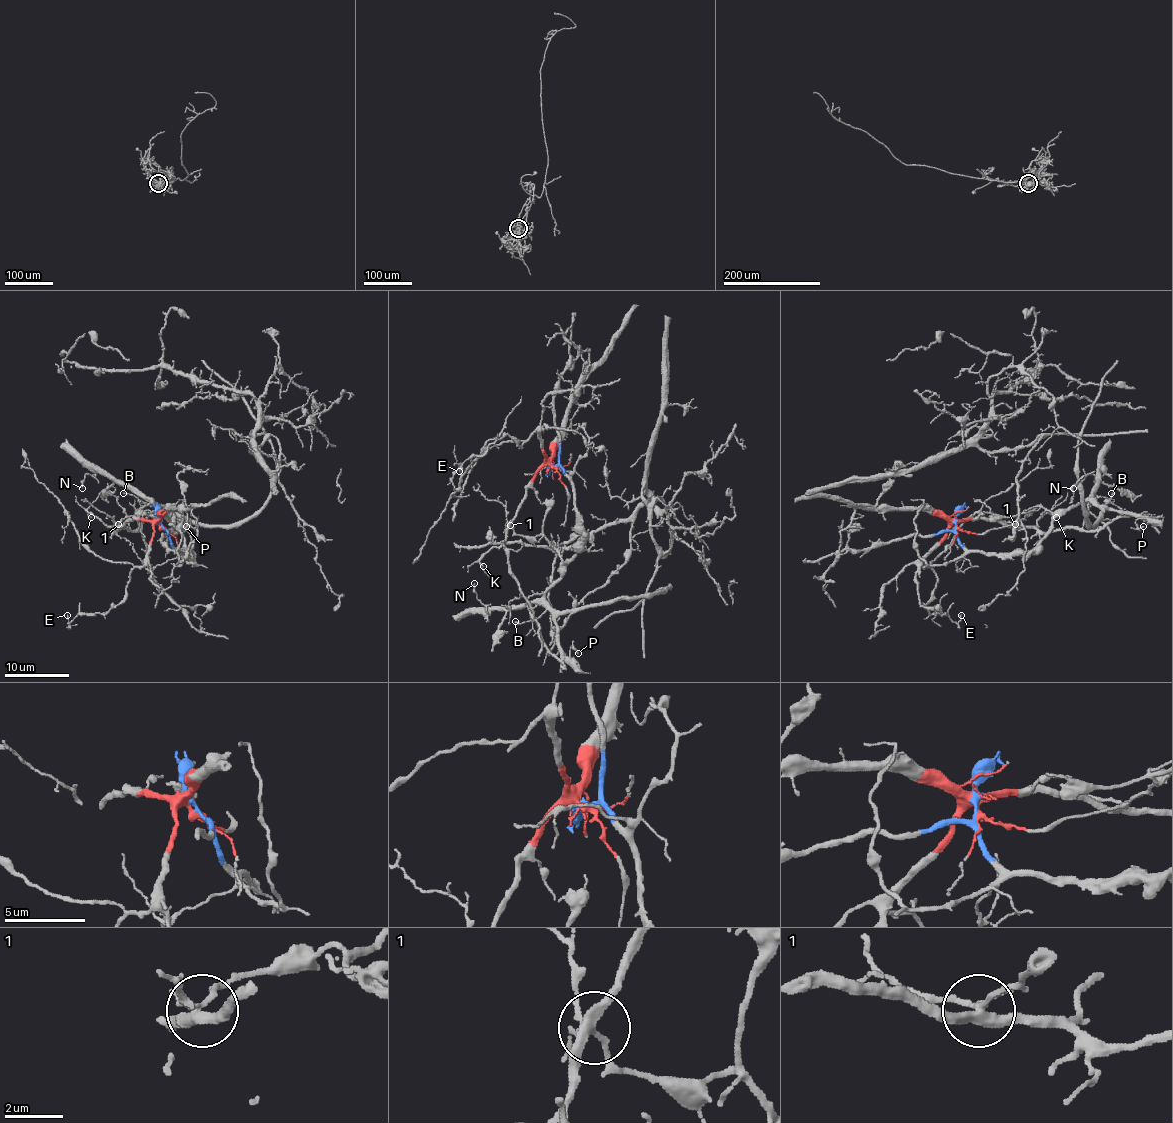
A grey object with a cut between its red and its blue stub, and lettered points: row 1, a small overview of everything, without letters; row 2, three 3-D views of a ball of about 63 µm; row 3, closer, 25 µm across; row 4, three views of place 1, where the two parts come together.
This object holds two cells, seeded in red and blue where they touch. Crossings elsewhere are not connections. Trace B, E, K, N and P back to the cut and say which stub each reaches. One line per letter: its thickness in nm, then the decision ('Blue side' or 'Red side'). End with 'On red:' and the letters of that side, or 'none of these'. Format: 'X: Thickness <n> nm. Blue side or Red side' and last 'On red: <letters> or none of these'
B: Thickness 90 nm. Blue side
E: Thickness 100 nm. Red side
K: Thickness 120 nm. Red side
N: Thickness 120 nm. Blue side
P: Thickness 120 nm. Blue side
On red: E, K

